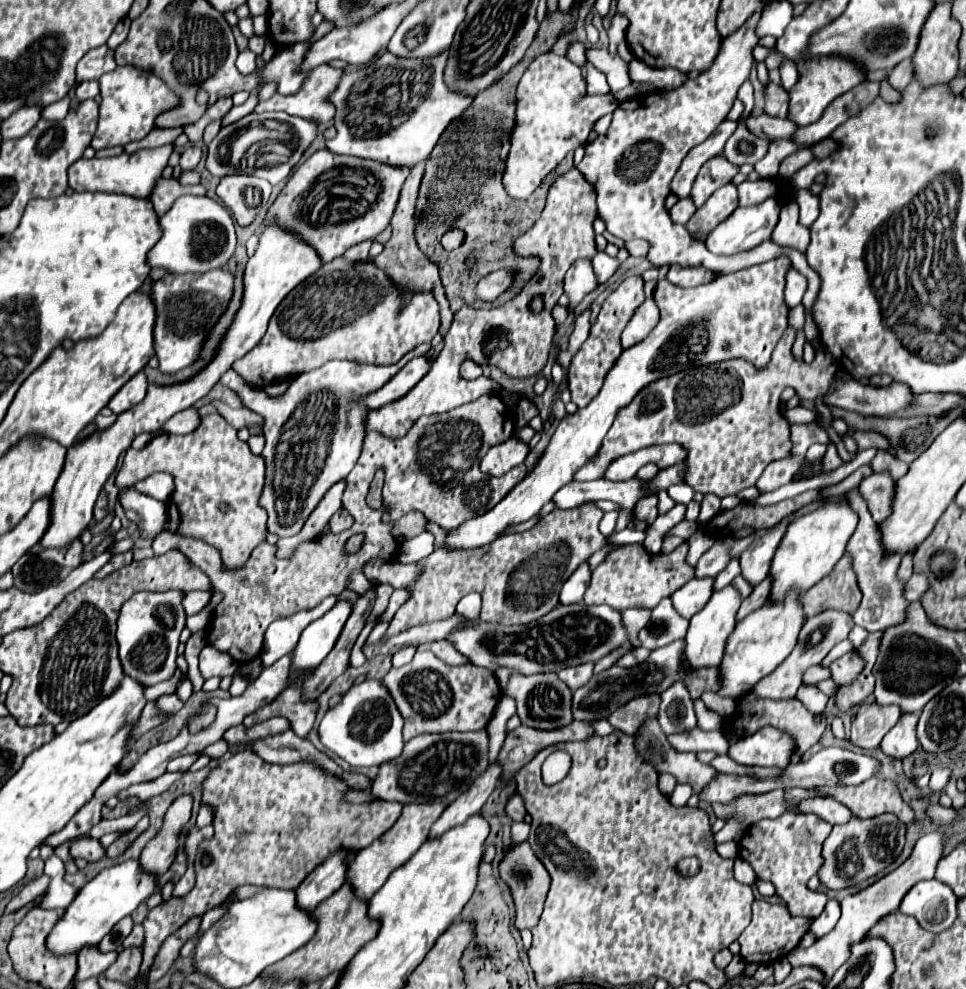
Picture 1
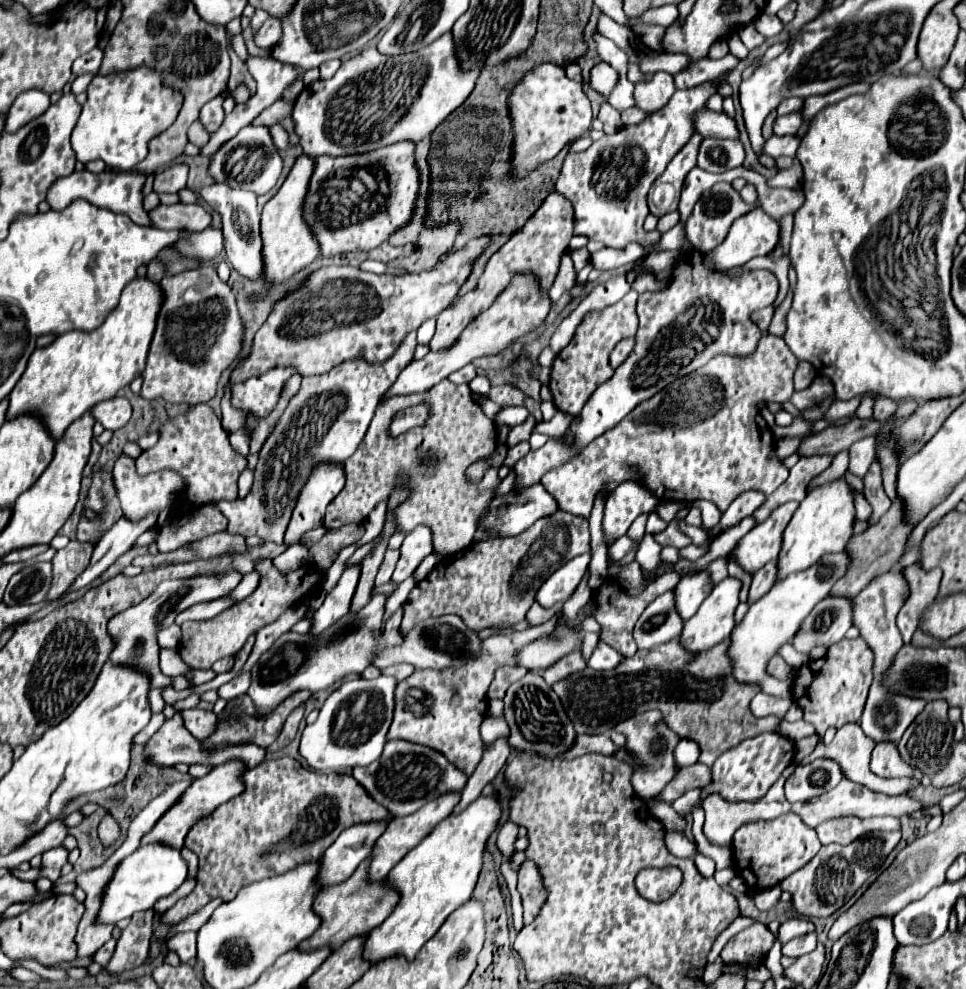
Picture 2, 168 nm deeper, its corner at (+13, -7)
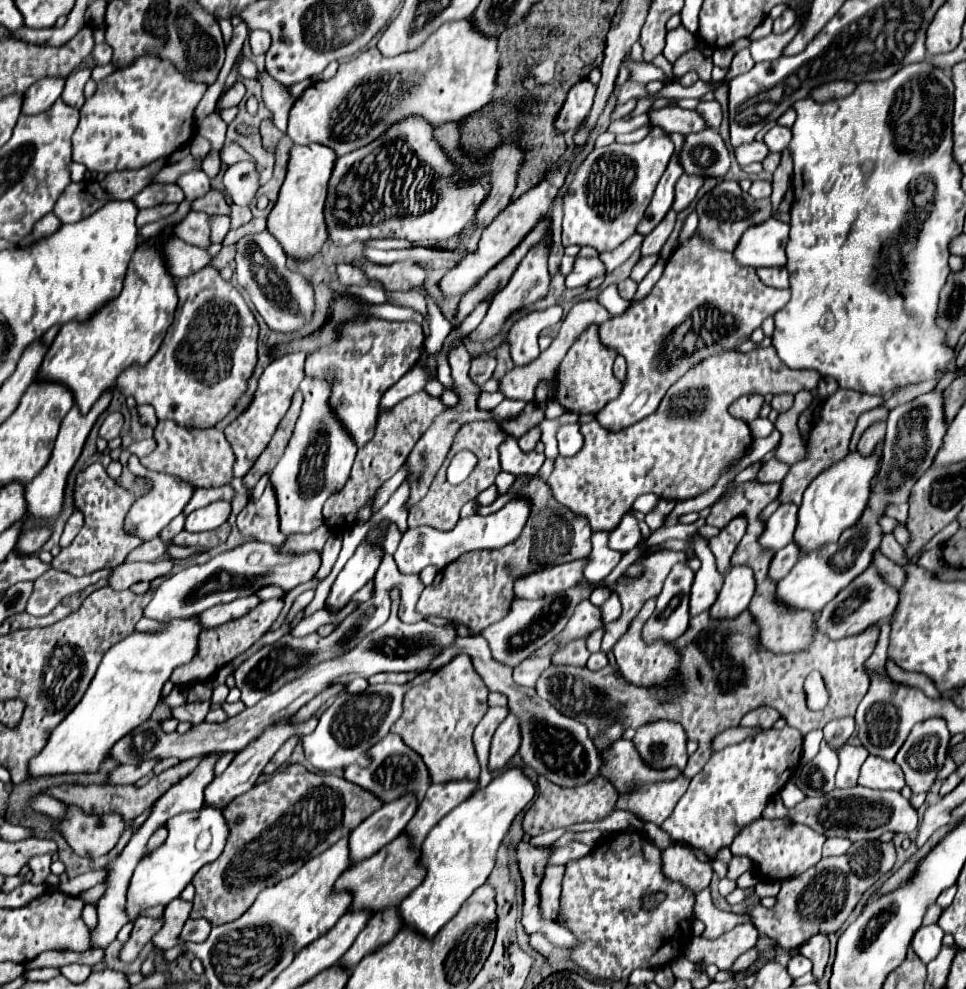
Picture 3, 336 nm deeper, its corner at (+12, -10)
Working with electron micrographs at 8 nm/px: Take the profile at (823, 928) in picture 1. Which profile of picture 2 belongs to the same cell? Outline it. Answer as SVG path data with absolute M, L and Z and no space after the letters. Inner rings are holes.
M810 933L810 935L804 935L804 937L796 937L792 939L790 943L786 943L782 947L782 955L786 957L792 957L792 959L798 959L806 953L812 953L812 949L816 947L816 933Z

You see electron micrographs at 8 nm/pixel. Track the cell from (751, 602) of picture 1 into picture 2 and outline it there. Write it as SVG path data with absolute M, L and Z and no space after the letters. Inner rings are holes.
M768 561L762 569L758 569L758 573L754 573L754 579L752 579L752 585L750 585L750 599L748 603L754 603L758 601L774 583L776 583L776 575L778 575L778 561Z

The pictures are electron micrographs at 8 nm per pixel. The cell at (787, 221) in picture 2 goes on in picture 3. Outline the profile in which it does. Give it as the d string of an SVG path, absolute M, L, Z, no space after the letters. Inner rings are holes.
M781 158L780 165L773 174L772 194L770 196L772 202L773 217L783 222L789 223L790 215L778 212L778 206L791 185L793 176L792 158Z

